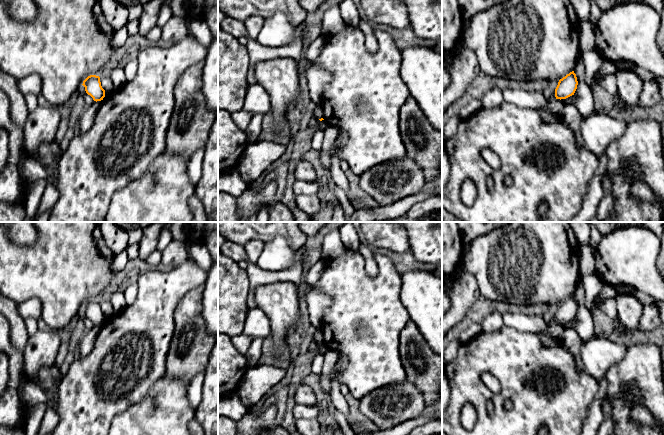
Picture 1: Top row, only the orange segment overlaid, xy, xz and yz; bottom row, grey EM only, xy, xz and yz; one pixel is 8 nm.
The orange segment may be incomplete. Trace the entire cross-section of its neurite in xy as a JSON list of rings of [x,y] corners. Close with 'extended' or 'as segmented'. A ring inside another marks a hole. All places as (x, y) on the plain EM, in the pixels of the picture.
[[[96,299],[88,300],[82,308],[85,315],[94,325],[101,325],[105,321],[105,314],[101,310],[100,301]]]; as segmented

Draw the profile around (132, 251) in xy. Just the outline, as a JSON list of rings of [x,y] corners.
[[[138,243],[128,246],[126,251],[127,251],[128,259],[137,258],[139,252]]]

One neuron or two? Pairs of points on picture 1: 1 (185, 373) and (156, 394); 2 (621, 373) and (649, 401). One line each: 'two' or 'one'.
1: two
2: one

